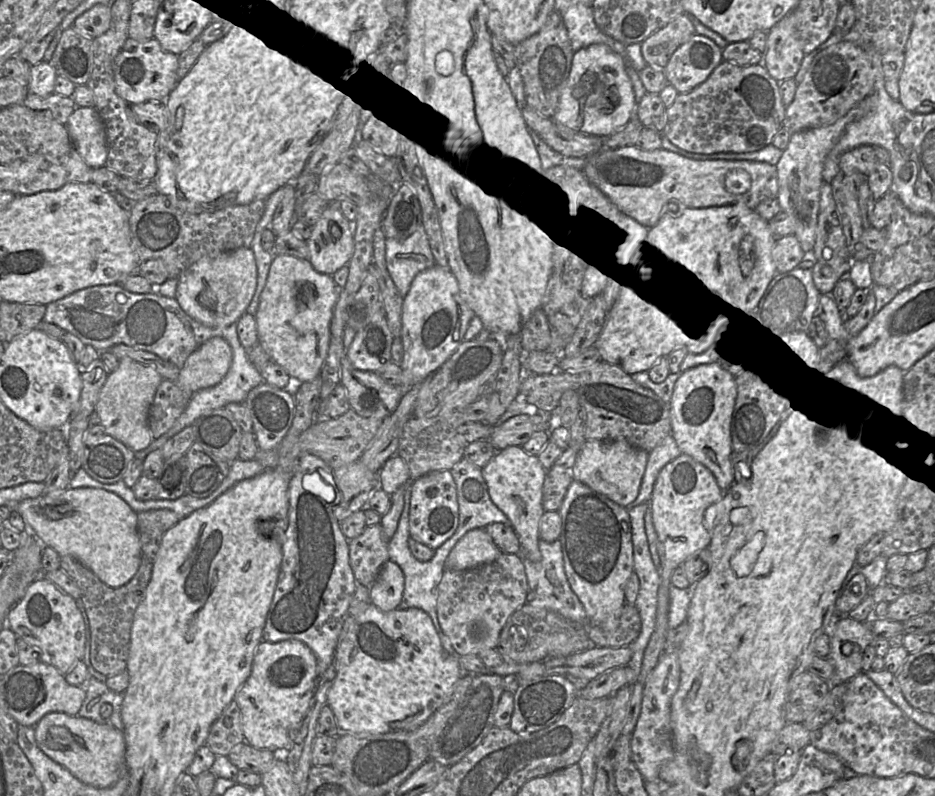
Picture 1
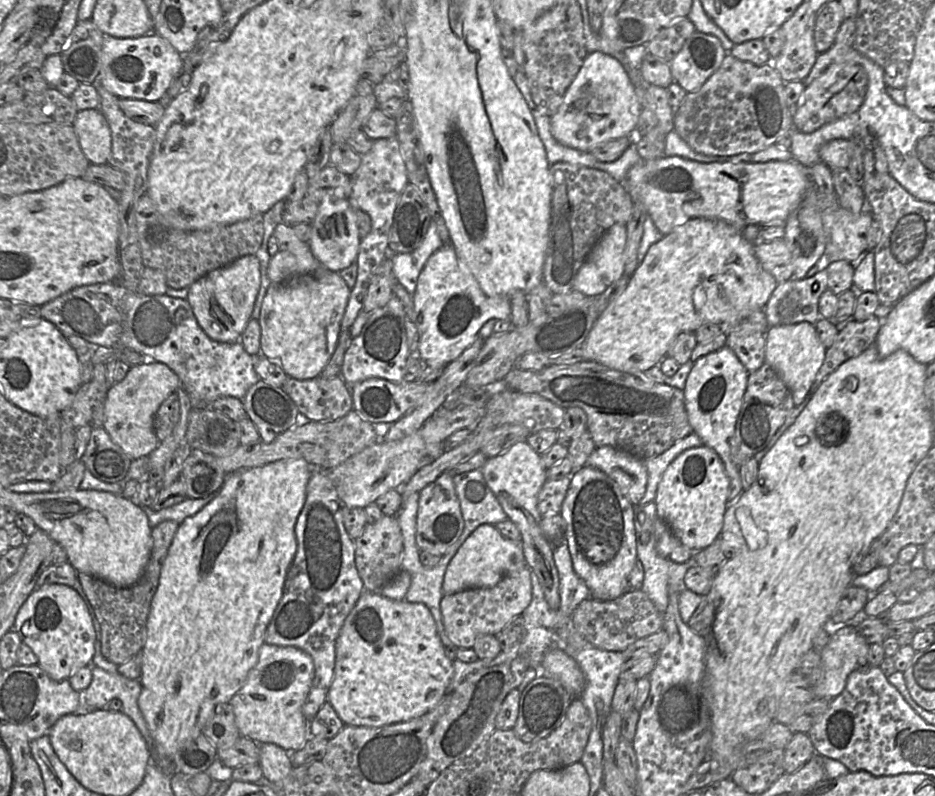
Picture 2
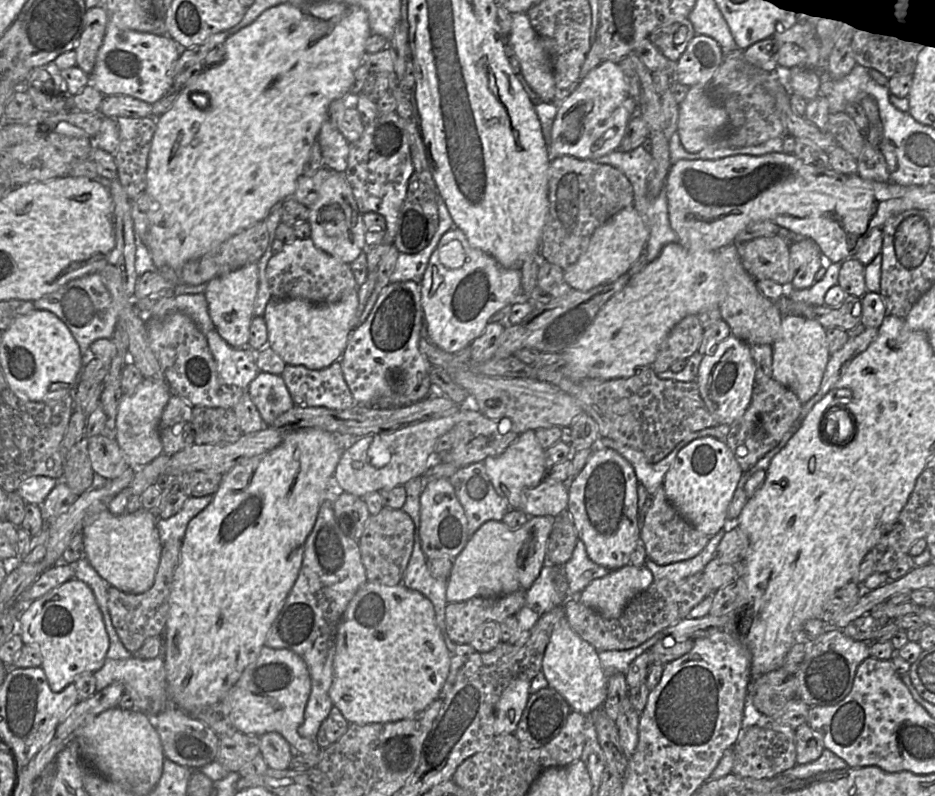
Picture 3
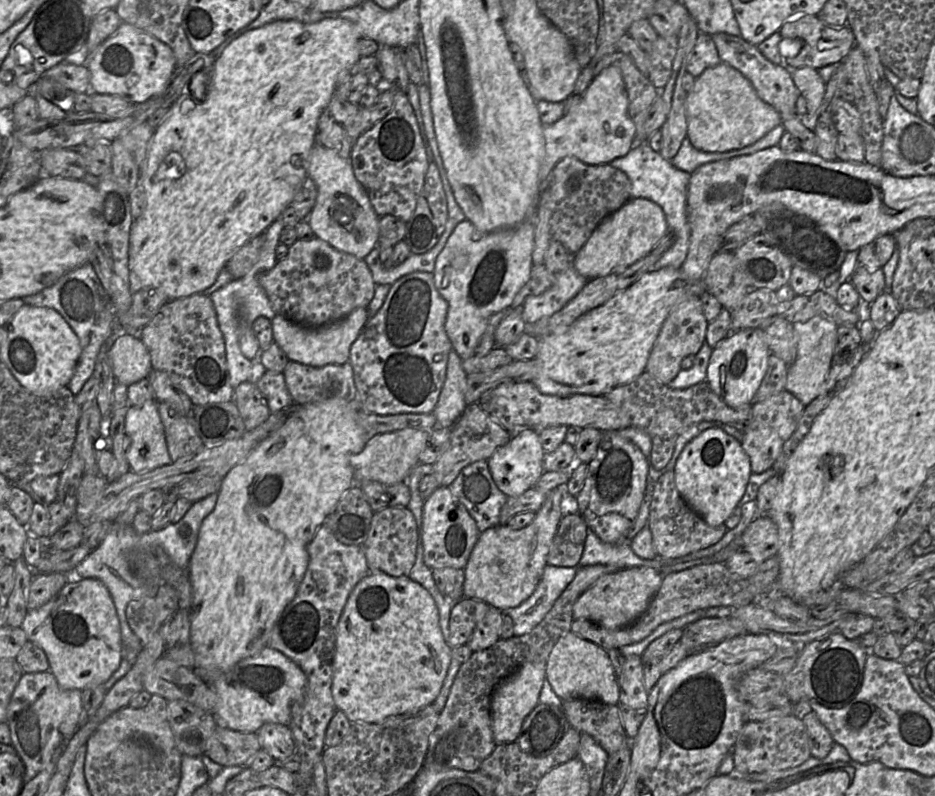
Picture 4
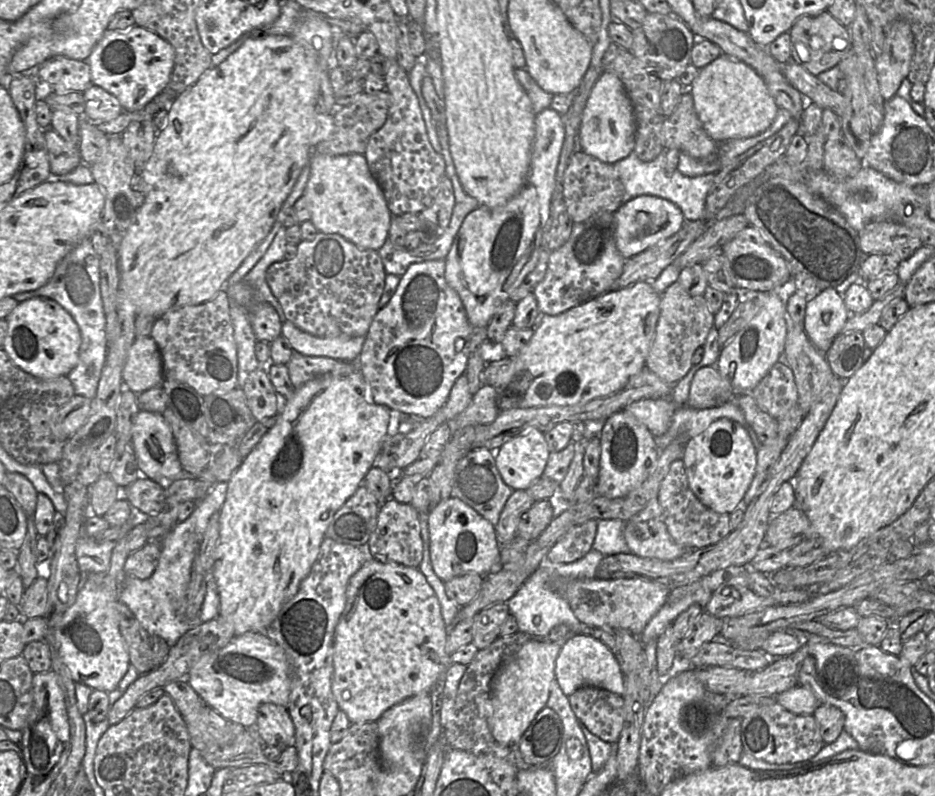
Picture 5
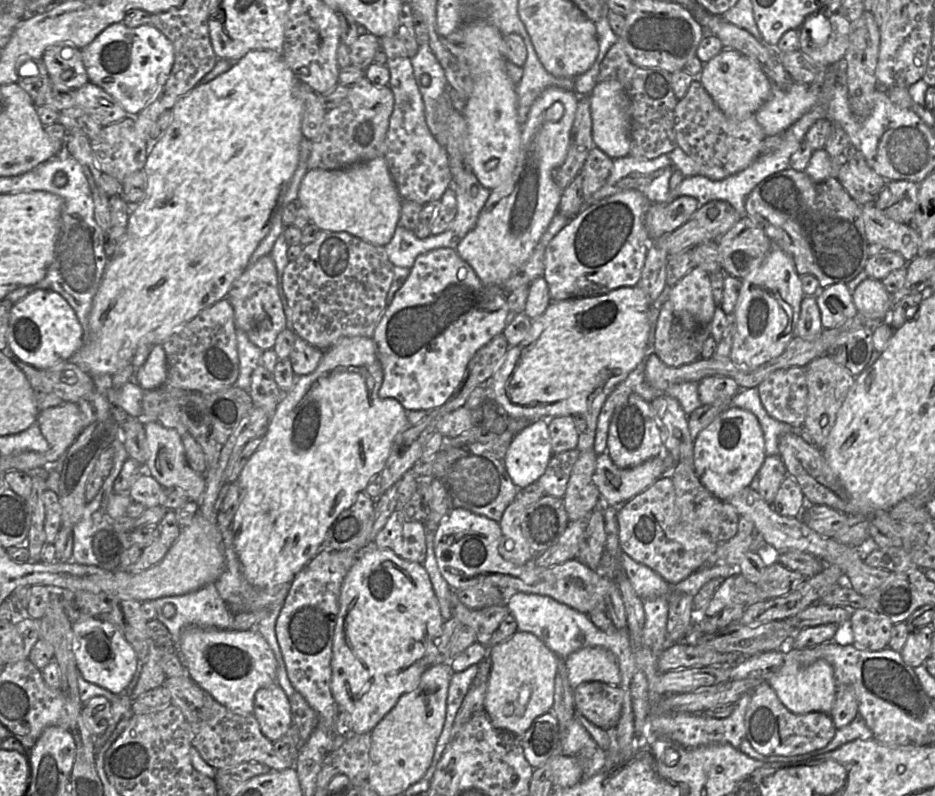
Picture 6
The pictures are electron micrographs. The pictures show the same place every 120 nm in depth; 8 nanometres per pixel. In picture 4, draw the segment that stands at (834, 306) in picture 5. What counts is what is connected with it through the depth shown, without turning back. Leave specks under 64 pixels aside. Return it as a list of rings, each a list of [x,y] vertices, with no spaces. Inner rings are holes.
[[[799,311],[792,323],[798,338],[798,350],[795,362],[788,367],[785,389],[807,406],[819,394],[832,366],[838,326],[813,311]]]

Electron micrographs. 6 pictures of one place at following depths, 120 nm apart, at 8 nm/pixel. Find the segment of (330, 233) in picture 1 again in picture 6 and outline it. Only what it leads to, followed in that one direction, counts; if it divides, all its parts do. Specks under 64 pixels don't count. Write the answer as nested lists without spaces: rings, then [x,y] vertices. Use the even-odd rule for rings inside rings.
[[[383,157],[336,169],[313,169],[303,177],[297,201],[321,231],[348,232],[377,246],[386,246],[398,226],[403,200]]]

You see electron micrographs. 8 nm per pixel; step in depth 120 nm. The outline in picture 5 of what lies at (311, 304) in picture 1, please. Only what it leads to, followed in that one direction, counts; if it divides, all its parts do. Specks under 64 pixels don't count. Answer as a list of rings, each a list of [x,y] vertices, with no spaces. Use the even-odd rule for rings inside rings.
[[[288,320],[282,323],[281,336],[289,341],[295,352],[302,355],[328,357],[347,362],[357,362],[365,341],[364,336],[339,338],[313,336]]]

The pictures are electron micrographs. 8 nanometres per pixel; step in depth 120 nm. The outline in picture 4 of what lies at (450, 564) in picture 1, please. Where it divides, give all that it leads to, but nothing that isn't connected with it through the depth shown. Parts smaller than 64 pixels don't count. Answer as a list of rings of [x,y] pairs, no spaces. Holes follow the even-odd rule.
[[[558,485],[546,497],[533,521],[521,529],[496,525],[482,531],[464,567],[463,598],[479,599],[500,610],[525,601],[540,581],[552,540],[561,520],[565,485]]]

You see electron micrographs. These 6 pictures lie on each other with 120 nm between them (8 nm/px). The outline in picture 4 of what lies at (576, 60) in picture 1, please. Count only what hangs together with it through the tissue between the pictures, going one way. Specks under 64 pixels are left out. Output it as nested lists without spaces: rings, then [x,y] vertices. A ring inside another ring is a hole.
[[[609,65],[596,75],[583,95],[559,120],[543,125],[543,137],[540,182],[548,181],[555,165],[565,157],[574,157],[589,165],[601,165],[625,156],[633,147],[635,124],[628,114],[628,97],[619,69]]]

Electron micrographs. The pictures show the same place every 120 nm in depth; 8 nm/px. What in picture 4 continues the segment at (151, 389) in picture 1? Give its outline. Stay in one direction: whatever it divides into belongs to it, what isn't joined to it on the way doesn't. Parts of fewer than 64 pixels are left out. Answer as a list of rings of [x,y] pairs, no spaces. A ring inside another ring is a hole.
[[[156,399],[148,400],[142,405],[129,406],[125,416],[125,434],[128,437],[126,457],[131,471],[144,473],[172,463]]]

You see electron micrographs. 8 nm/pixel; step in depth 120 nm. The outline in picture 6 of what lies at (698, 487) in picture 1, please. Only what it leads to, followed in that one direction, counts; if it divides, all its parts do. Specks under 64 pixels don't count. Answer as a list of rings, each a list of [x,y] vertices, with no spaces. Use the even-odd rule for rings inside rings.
[[[740,408],[720,413],[694,441],[694,471],[701,484],[723,501],[750,486],[765,457],[765,439],[757,417]]]

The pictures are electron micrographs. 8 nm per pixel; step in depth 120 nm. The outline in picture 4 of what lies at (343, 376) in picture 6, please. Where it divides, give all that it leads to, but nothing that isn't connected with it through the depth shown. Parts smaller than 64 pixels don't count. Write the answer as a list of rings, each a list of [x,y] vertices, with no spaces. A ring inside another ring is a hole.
[[[337,396],[301,405],[297,411],[289,415],[281,427],[257,443],[247,457],[236,464],[223,478],[216,506],[201,525],[198,541],[187,568],[191,583],[189,643],[195,654],[195,669],[226,672],[239,661],[257,655],[267,646],[274,625],[295,597],[303,580],[309,563],[308,544],[325,523],[327,516],[333,511],[343,494],[352,486],[360,486],[360,483],[354,482],[351,457],[361,452],[370,438],[357,424],[359,408],[357,399],[348,401]]]

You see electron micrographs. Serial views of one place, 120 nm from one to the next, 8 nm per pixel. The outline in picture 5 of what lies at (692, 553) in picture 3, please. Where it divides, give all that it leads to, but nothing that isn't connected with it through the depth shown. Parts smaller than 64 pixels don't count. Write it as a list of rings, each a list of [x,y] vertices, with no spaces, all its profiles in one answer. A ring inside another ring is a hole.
[[[683,460],[674,461],[661,483],[658,501],[667,530],[675,542],[687,549],[700,549],[725,539],[730,533],[730,514],[717,513],[696,497],[689,487]]]

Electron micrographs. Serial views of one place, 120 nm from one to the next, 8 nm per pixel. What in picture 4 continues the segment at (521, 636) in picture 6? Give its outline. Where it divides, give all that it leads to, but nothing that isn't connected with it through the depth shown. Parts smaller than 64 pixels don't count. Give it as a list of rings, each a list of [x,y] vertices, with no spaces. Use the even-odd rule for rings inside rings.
[[[527,662],[502,680],[495,688],[491,699],[491,718],[496,744],[516,742],[524,719],[539,703],[539,695],[545,679],[545,663]]]

